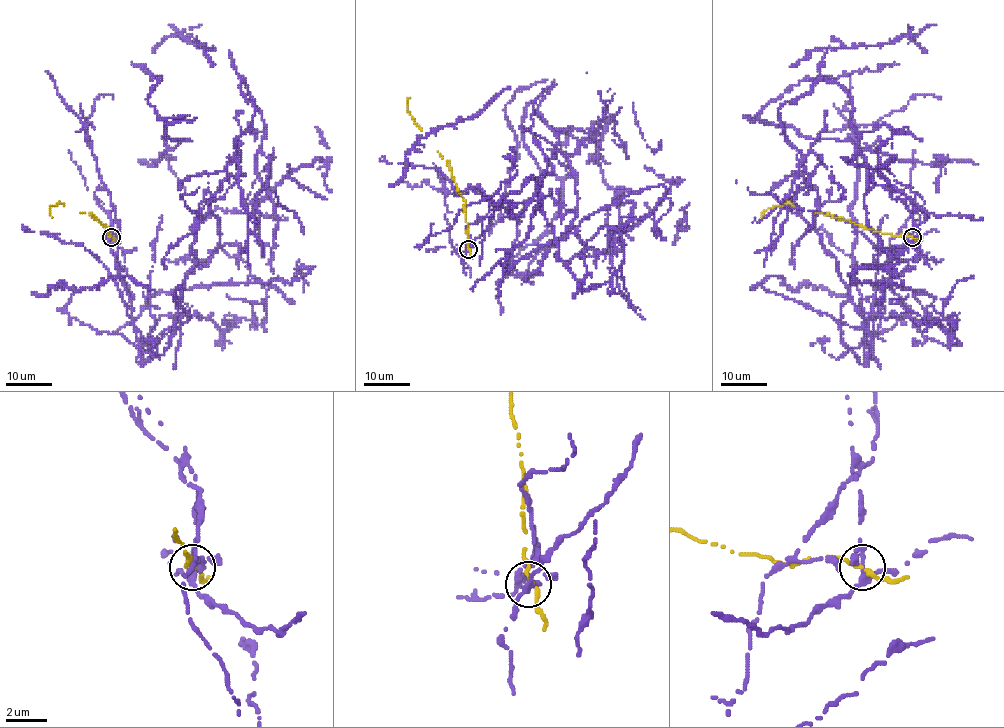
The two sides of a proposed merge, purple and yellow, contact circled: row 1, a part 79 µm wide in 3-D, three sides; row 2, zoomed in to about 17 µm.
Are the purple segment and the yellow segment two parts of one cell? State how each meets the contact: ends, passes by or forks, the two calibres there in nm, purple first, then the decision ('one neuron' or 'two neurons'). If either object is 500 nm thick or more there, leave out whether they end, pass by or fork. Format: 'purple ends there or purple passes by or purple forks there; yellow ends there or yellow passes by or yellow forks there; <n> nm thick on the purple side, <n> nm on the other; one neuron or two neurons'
purple passes by; yellow passes by; 320 nm thick on the purple side, 180 nm on the other; two neurons

